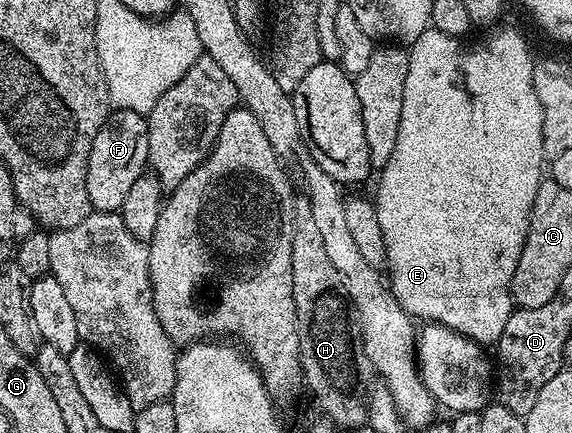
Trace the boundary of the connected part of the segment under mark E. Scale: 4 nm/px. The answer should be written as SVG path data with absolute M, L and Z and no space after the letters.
M432 27L411 42L408 50L407 87L403 87L403 115L399 119L399 139L395 139L395 151L391 151L391 159L380 170L381 182L377 185L375 196L379 227L383 227L383 243L387 243L387 281L395 299L408 311L410 317L422 317L422 322L446 325L448 329L454 329L456 333L471 338L482 347L492 346L495 339L501 336L515 308L509 290L511 275L515 275L515 263L519 263L519 255L527 239L535 191L539 191L543 170L547 165L543 147L543 107L533 86L534 54L529 54L528 43L515 30L500 29L496 30L498 33L486 45L477 45L474 49L468 49L464 40L443 35L443 31Z

